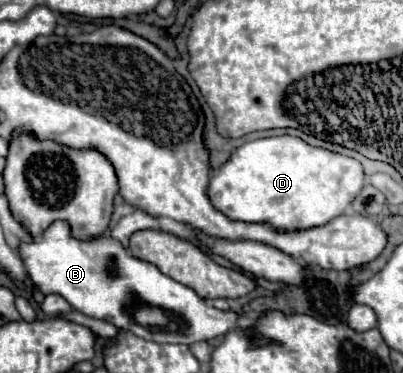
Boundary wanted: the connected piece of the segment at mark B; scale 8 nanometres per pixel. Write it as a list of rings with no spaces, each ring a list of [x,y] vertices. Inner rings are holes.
[[[54,221],[40,237],[34,237],[32,243],[22,243],[20,257],[32,277],[32,283],[36,283],[44,295],[58,293],[76,311],[94,319],[110,321],[116,327],[148,341],[192,345],[198,341],[222,337],[232,329],[238,329],[240,315],[236,311],[222,311],[212,307],[208,301],[200,299],[196,291],[166,277],[152,263],[128,255],[118,241],[106,235],[92,241],[74,239],[66,221]],[[138,305],[164,309],[170,313],[172,321],[166,327],[144,327],[136,323],[132,315],[134,307]]]

